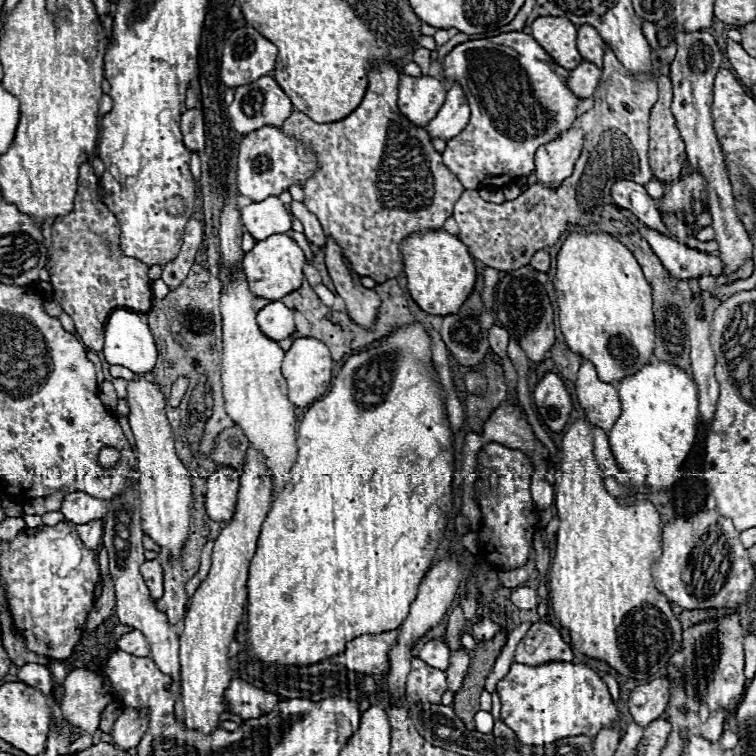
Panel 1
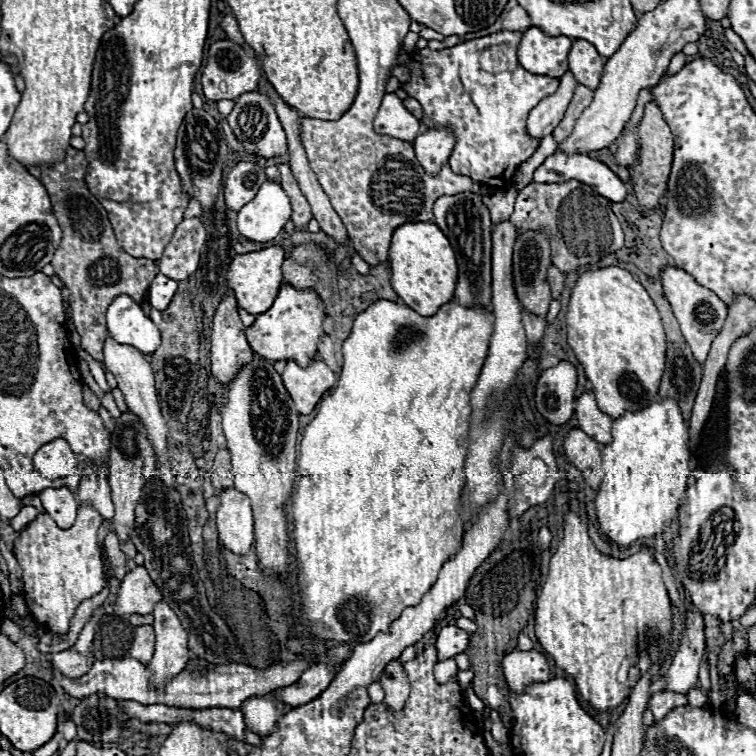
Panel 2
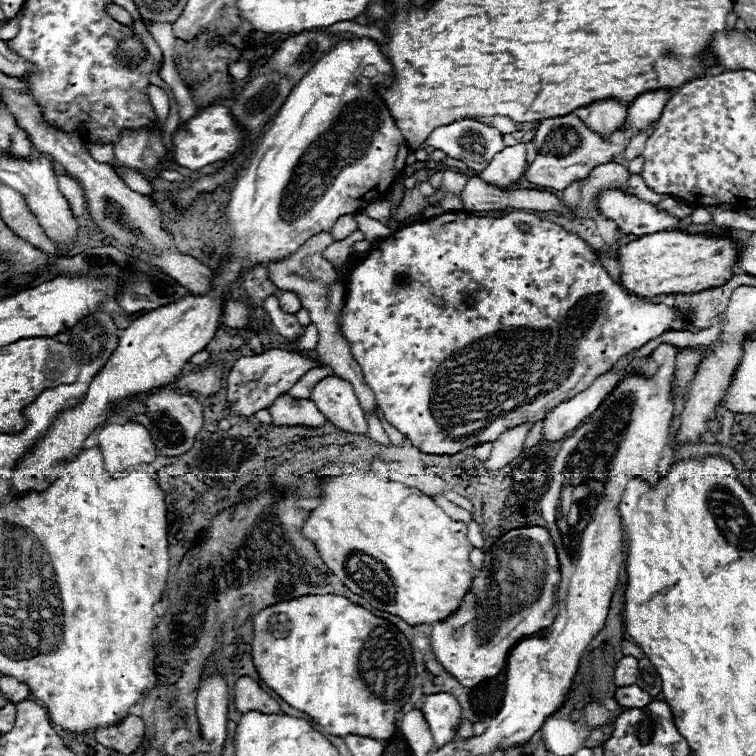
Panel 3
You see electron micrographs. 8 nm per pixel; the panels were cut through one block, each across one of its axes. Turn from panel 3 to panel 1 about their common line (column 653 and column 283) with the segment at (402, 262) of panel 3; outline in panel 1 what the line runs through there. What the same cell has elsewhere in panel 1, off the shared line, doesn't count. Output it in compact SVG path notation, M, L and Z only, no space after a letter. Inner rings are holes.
M270 302L256 314L258 328L270 336L270 340L280 342L296 332L294 310L286 308L282 302Z

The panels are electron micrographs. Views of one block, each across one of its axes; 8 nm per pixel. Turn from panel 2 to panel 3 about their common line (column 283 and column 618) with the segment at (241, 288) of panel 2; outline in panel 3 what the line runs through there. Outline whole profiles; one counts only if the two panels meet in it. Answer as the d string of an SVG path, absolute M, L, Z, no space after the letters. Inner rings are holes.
M656 232L642 236L616 252L620 262L620 286L628 294L658 298L674 292L700 292L724 284L736 270L736 250L728 238L688 236L682 232Z

